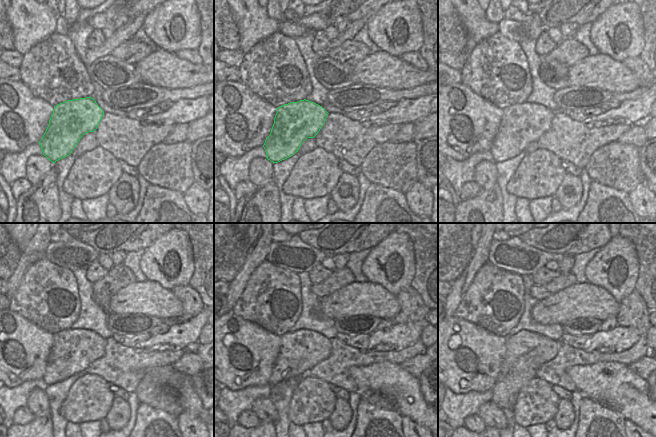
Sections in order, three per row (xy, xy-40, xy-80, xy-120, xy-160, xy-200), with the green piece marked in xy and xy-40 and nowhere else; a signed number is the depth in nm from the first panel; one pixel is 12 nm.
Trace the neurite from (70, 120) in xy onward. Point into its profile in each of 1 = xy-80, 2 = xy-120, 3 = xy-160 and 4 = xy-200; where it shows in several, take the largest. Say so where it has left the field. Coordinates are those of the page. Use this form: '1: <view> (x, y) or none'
1: xy-80 (522, 123)
2: xy-120 (73, 351)
3: xy-160 (301, 350)
4: xy-200 (537, 349)

